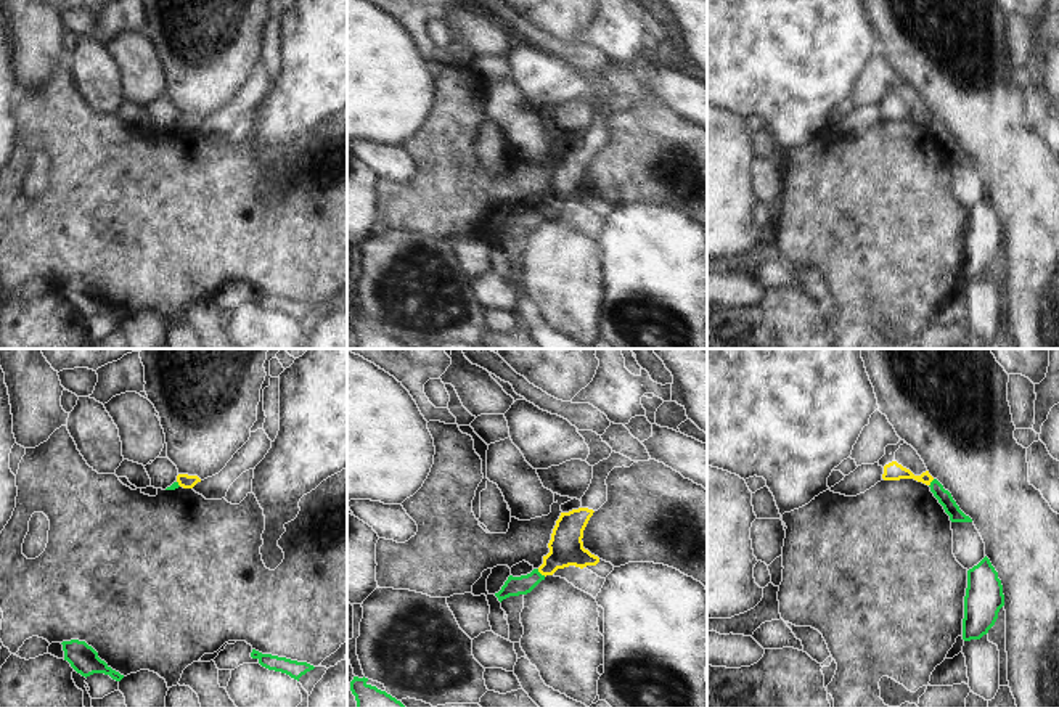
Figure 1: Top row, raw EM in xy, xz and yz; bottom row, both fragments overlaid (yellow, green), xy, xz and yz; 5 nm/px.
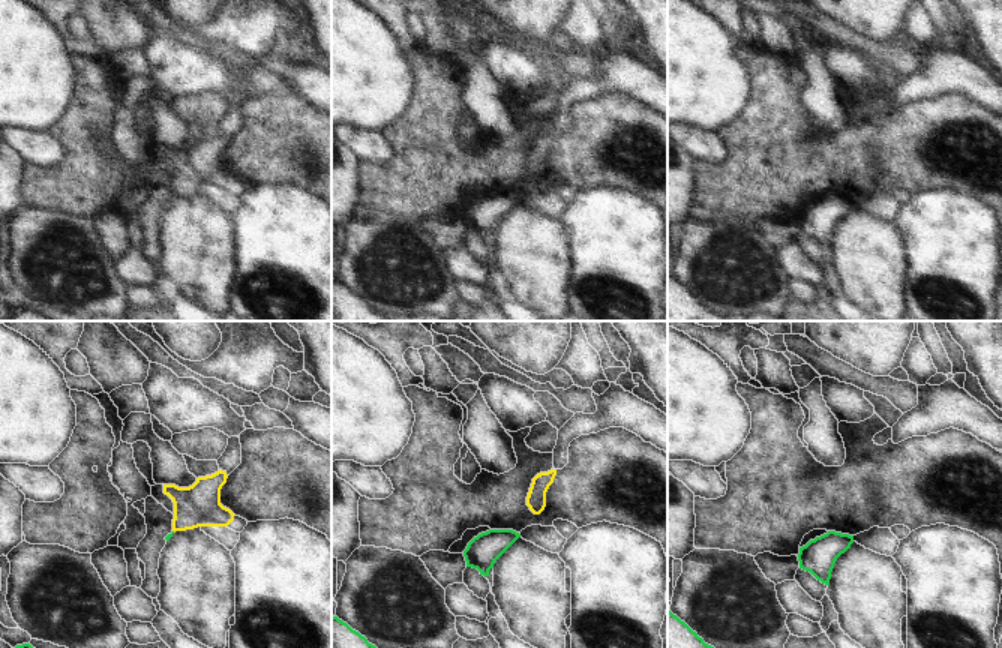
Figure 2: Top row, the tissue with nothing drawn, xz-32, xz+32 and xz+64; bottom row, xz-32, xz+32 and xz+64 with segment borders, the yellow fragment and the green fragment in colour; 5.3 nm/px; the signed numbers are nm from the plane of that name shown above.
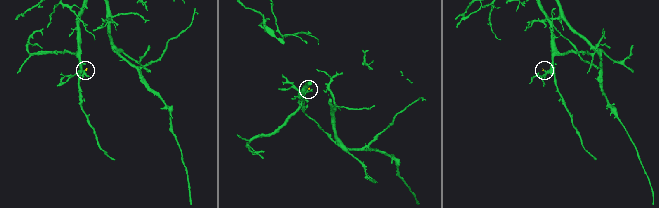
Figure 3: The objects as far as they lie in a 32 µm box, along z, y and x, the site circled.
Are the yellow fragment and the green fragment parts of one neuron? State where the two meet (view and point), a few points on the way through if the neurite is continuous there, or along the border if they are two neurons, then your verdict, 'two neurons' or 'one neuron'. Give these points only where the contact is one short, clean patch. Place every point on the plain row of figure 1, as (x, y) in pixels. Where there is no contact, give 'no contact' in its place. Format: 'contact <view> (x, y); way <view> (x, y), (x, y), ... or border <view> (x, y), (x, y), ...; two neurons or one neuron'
contact xz (542, 214); border xz (537, 209), (545, 216); two neurons

